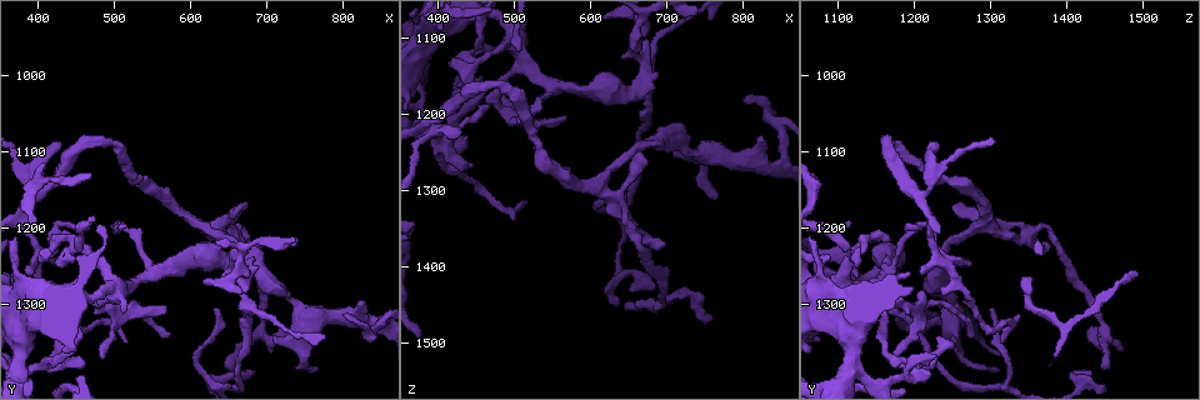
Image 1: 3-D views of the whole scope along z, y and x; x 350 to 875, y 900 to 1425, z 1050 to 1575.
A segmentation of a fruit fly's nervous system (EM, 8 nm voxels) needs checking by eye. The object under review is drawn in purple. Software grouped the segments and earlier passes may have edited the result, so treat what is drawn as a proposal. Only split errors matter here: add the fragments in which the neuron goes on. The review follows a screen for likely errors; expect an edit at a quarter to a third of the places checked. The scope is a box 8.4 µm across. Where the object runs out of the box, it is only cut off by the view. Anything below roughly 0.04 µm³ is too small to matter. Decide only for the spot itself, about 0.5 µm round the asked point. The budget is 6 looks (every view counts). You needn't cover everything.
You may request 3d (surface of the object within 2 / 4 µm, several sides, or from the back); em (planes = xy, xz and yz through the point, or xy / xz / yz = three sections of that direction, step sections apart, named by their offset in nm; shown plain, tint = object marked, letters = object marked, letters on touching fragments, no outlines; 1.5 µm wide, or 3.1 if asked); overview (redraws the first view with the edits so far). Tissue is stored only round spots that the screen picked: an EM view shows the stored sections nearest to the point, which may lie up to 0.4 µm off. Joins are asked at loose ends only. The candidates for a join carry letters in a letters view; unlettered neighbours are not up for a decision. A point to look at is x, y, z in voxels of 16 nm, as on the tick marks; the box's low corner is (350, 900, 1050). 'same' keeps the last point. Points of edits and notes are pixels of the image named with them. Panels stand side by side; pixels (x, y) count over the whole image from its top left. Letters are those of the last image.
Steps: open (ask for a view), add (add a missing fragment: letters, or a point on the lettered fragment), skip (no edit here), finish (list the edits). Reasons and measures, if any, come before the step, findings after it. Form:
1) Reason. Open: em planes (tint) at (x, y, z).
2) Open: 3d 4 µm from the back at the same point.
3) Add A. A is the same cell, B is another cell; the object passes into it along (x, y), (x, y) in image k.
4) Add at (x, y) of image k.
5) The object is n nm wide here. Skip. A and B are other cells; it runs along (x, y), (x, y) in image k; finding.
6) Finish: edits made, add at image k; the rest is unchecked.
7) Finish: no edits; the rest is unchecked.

Open: 3d 4 µm at (650, 1385, 1455).

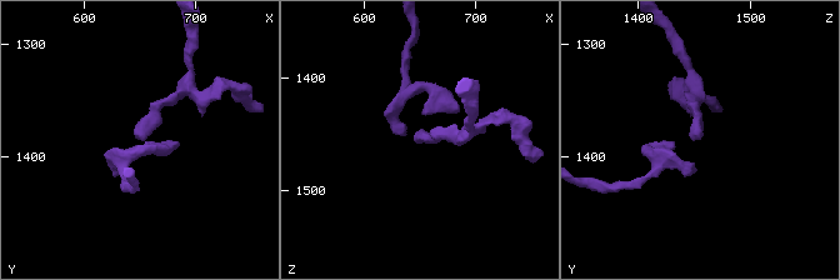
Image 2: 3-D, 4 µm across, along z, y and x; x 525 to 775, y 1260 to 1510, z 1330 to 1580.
Shape alone is not enough. Open: em planes (letters) at (646, 1382, 1450).

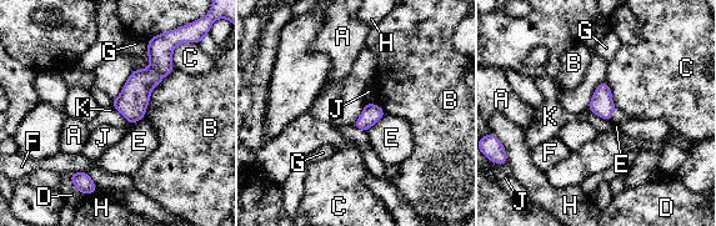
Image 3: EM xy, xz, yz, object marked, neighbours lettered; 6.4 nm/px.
The object is 120 nm wide here. Skip. A, B, C, D, E, F, G, H, J and K are other cells; a border runs along (587, 109), (601, 117), (611, 120) in image 3; none of them fits.

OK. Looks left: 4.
An open end. Open: 3d 4 µm at (760, 1360, 1465).

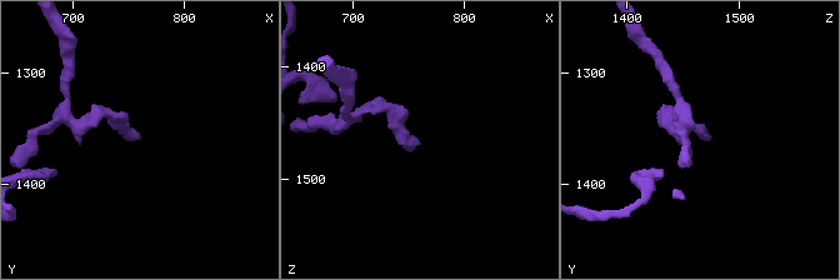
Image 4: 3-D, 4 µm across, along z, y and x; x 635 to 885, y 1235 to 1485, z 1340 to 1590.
Shape alone is not enough. Open: em yz step 4 (tint) at (762, 1358, 1466).

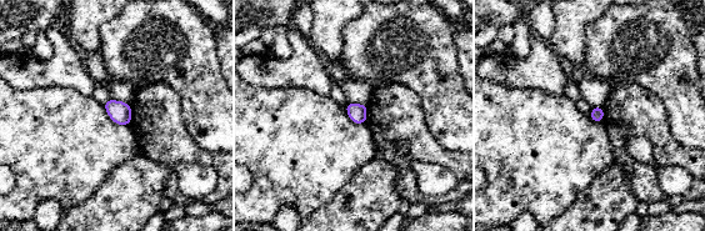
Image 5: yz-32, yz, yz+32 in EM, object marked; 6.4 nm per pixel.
Open: em xz step 4 (letters) at the same point.

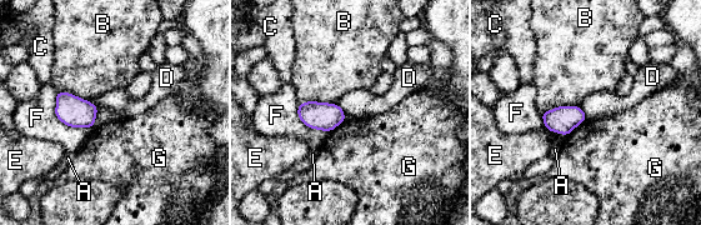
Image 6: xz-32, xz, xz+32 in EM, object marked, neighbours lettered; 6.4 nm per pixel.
The longest contact is with F, 340 nm. Skip. A, B, C, D, E, F and G are other cells; a border runs along (579, 106), (587, 118) in image 6; none of them fits.

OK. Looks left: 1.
Finish: no edits; the rest is unchecked.

